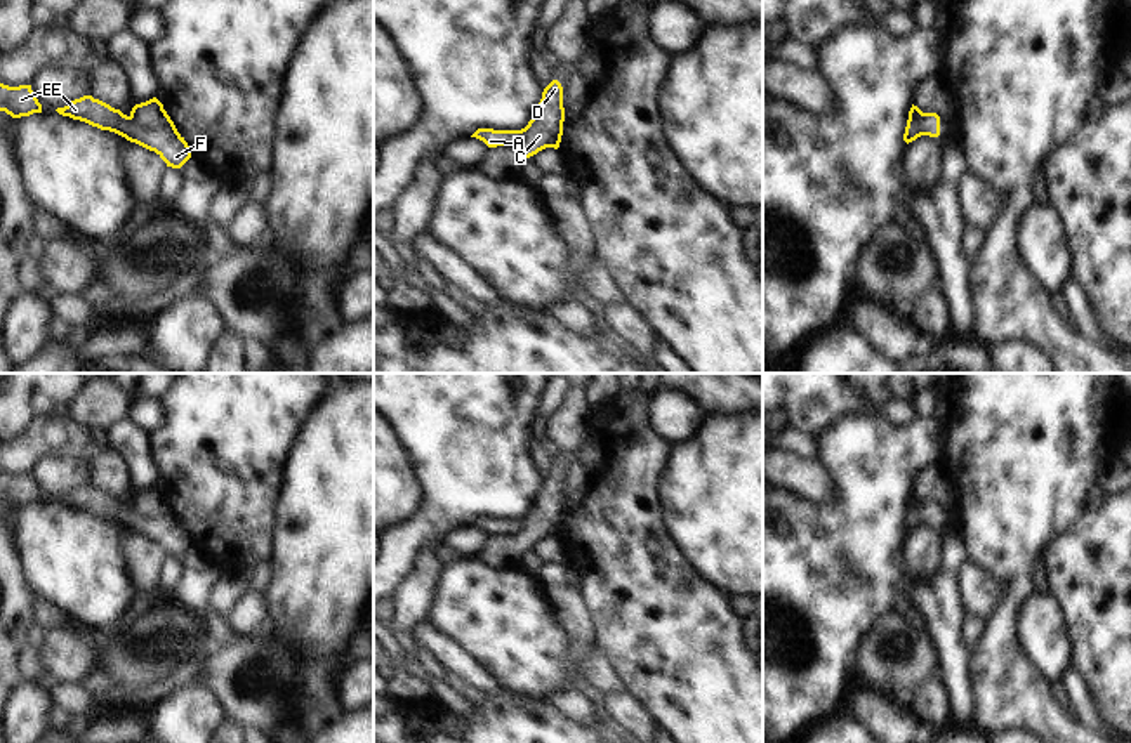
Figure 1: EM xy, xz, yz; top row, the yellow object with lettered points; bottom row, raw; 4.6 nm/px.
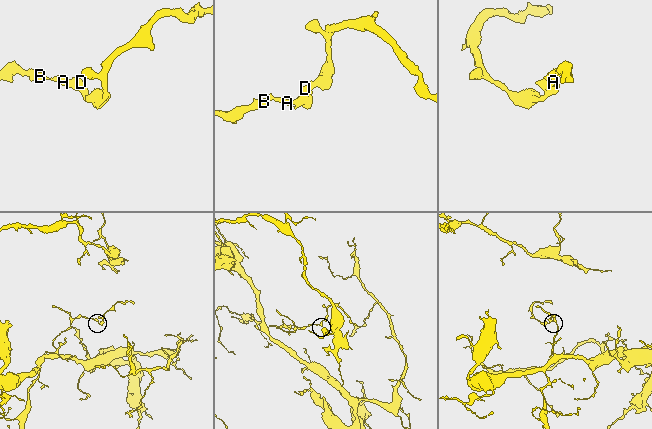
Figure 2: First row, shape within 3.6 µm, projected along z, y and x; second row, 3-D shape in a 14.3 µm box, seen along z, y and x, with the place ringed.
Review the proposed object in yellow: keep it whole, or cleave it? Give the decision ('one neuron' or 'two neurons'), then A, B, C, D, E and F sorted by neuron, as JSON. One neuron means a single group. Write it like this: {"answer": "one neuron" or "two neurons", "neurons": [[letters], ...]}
{"answer": "one neuron", "neurons": [["A", "B", "C", "D", "E", "F"]]}

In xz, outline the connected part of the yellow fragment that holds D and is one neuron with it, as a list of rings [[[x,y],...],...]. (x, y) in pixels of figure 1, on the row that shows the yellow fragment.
[[[552,80],[544,89],[539,108],[525,128],[478,128],[471,137],[483,141],[488,148],[514,146],[518,149],[516,160],[525,161],[546,148],[559,148],[563,122],[563,87],[558,80]]]

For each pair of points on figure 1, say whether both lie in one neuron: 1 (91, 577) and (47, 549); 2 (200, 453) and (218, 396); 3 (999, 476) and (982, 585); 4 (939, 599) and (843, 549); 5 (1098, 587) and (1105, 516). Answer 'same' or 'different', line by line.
1: same
2: same
3: different
4: same
5: same

